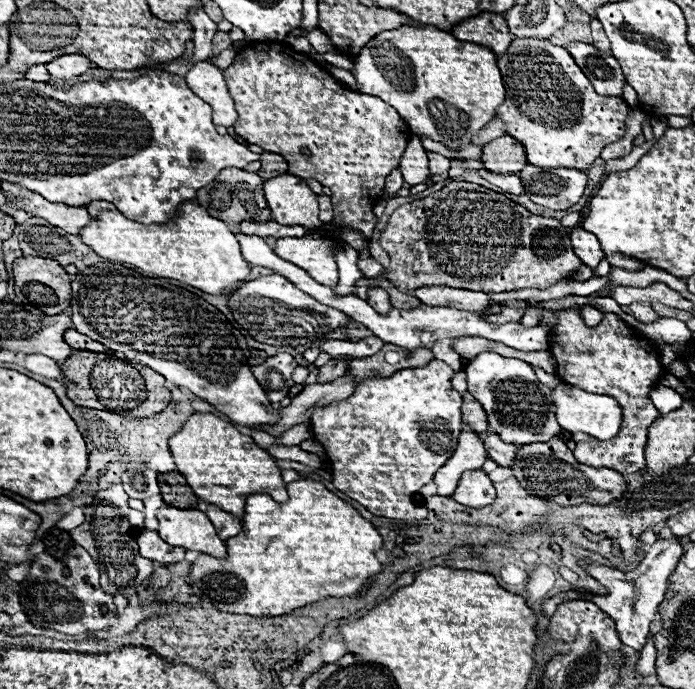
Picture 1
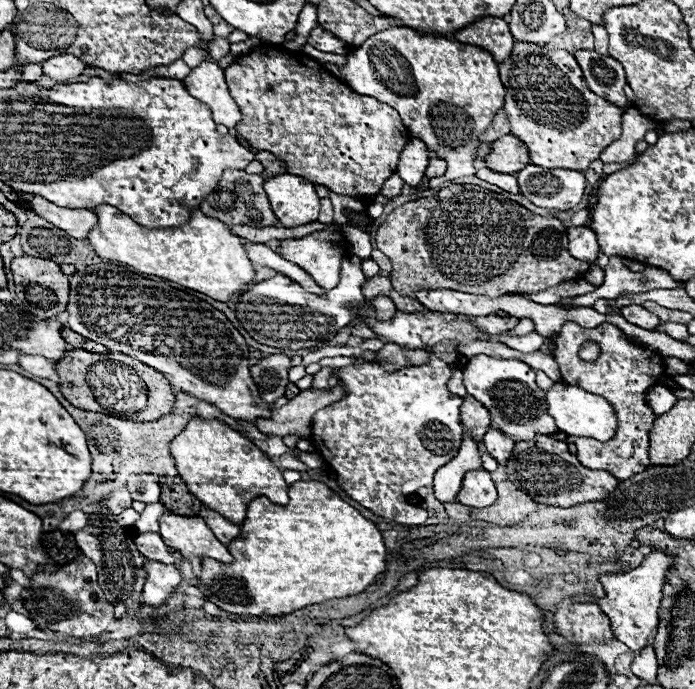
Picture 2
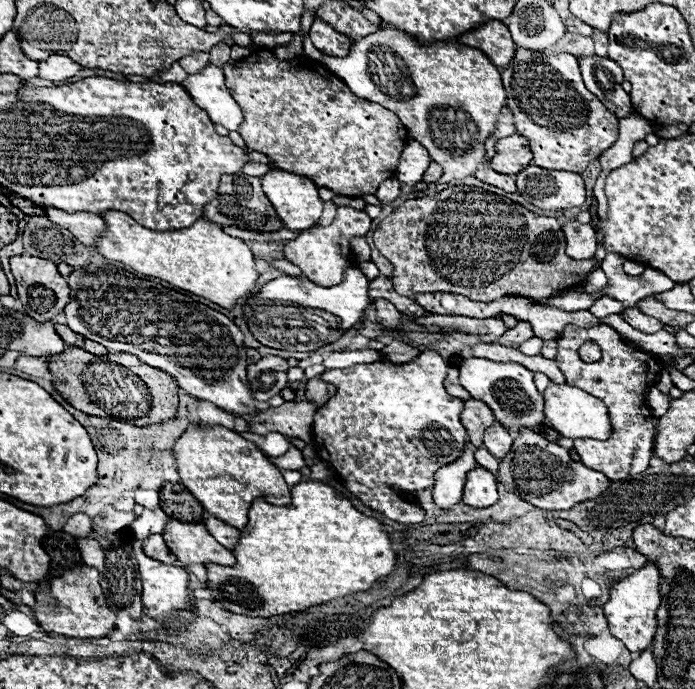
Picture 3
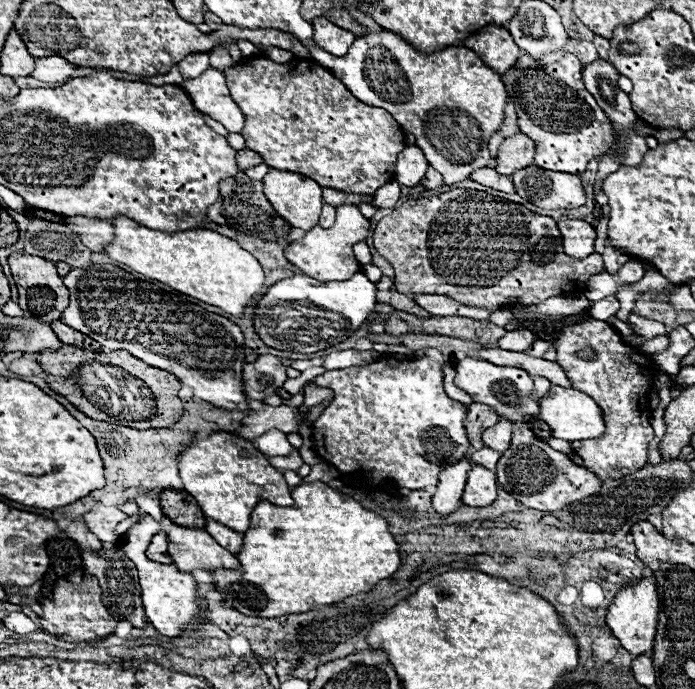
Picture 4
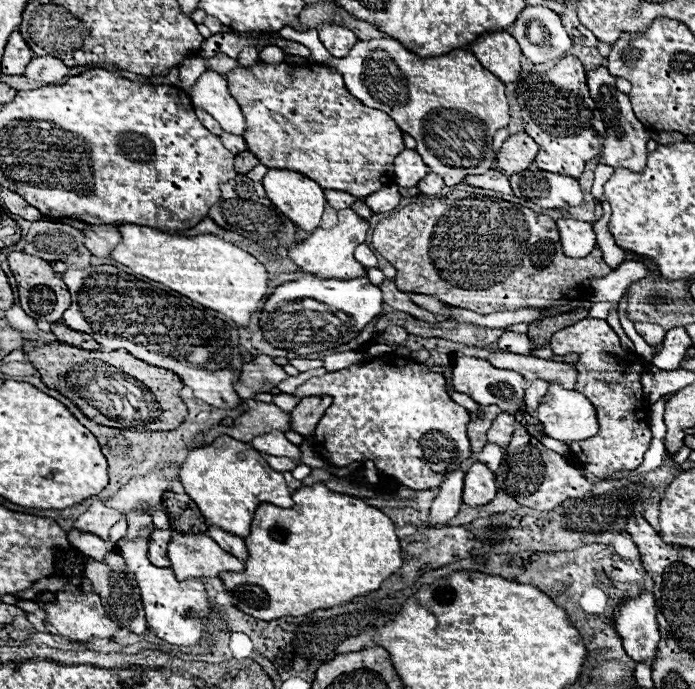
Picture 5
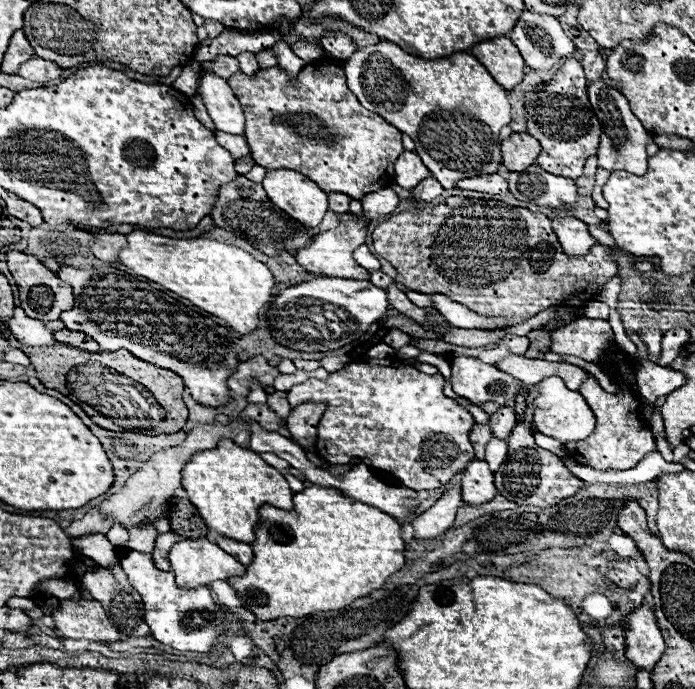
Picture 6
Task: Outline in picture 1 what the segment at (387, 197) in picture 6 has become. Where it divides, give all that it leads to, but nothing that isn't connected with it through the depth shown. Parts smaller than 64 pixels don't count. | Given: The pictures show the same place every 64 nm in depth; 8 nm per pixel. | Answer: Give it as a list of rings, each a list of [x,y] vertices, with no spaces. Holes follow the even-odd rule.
[[[396,168],[396,170],[390,172],[390,176],[386,176],[386,188],[384,188],[384,192],[386,194],[396,194],[402,188],[402,184],[404,184],[402,172]]]

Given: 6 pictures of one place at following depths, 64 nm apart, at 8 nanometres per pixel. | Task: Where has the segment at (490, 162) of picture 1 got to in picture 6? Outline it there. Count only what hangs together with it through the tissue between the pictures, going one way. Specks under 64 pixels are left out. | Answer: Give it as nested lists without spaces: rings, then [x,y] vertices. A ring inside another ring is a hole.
[[[510,134],[500,144],[502,148],[502,166],[510,172],[522,172],[524,168],[532,166],[540,154],[540,144],[530,134]]]

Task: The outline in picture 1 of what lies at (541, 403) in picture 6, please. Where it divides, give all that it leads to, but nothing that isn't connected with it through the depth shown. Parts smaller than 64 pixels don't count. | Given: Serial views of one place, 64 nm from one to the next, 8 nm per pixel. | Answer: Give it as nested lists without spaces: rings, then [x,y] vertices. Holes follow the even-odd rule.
[[[558,384],[554,388],[554,404],[556,404],[558,424],[568,432],[586,432],[598,440],[612,440],[620,432],[622,408],[614,398],[606,394],[590,394],[570,384]]]

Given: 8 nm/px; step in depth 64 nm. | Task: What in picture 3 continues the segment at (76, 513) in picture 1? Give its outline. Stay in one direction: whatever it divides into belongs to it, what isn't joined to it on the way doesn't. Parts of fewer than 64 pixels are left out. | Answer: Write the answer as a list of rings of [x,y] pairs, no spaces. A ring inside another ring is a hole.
[[[78,512],[78,514],[72,514],[68,518],[68,522],[64,524],[62,530],[76,536],[76,538],[84,538],[84,536],[92,534],[92,520],[84,512]]]

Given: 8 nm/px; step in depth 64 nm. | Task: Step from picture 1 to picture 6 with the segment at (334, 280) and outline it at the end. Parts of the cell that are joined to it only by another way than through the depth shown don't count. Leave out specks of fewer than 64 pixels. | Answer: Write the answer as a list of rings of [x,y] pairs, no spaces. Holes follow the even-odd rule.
[[[344,212],[340,214],[340,224],[334,230],[328,232],[318,232],[312,242],[306,248],[300,248],[294,252],[298,264],[302,264],[306,268],[306,272],[314,272],[318,276],[334,276],[334,278],[354,278],[354,280],[368,280],[370,272],[362,266],[356,264],[356,260],[352,258],[354,250],[364,244],[364,236],[366,236],[366,222],[358,220],[358,216],[354,216],[352,212]]]

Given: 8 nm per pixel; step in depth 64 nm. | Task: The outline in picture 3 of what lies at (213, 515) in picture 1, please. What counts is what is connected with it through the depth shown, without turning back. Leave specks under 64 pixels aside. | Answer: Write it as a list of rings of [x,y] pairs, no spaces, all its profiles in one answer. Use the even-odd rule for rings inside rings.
[[[208,516],[208,518],[204,520],[204,524],[206,524],[208,532],[210,532],[222,546],[226,546],[226,548],[230,548],[230,550],[236,546],[236,542],[238,542],[238,538],[240,538],[240,530],[238,530],[238,528],[232,528],[230,524],[226,524],[226,522],[222,522],[222,520],[214,518],[214,516]]]

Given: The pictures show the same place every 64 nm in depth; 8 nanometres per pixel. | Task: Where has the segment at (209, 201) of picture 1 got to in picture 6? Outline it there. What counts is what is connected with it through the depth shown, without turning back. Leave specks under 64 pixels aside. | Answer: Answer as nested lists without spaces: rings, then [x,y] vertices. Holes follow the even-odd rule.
[[[236,176],[232,182],[222,184],[220,186],[220,194],[218,200],[210,212],[212,220],[216,222],[218,228],[224,228],[228,232],[234,232],[236,236],[242,236],[244,240],[248,240],[254,248],[262,250],[268,256],[276,256],[278,252],[286,250],[286,252],[294,252],[298,248],[304,248],[306,244],[310,244],[310,236],[306,234],[308,230],[298,224],[294,218],[290,216],[282,216],[284,212],[278,210],[268,198],[266,192],[260,184],[254,184],[252,180],[248,180],[246,176]]]

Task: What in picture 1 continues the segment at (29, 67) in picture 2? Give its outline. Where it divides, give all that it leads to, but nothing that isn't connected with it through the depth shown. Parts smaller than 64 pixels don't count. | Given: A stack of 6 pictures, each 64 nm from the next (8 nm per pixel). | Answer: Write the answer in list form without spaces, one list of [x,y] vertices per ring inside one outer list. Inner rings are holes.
[[[32,66],[28,72],[26,72],[26,78],[30,78],[30,80],[34,80],[34,82],[48,82],[52,76],[48,74],[48,70],[46,70],[46,66]]]

